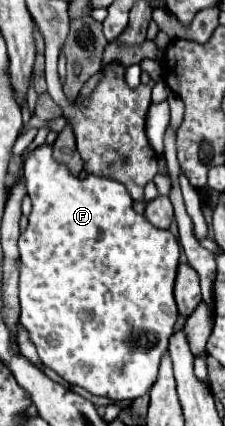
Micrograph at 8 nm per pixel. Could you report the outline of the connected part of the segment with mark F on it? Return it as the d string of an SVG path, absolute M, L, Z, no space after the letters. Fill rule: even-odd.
M42 145L36 151L30 153L30 157L24 163L24 177L26 177L26 191L32 199L32 213L28 217L28 227L22 231L18 239L18 249L20 249L20 307L22 307L22 317L20 323L28 331L30 341L34 343L40 361L56 371L62 379L66 379L72 385L84 387L96 397L108 397L112 401L132 401L142 397L152 383L156 381L158 375L158 365L168 349L168 339L172 335L174 323L178 319L178 309L174 301L174 281L176 281L176 271L180 263L180 247L176 237L170 231L156 229L150 221L146 221L144 215L138 215L132 209L132 197L128 195L126 187L110 177L102 175L82 175L82 179L74 173L64 163L58 163L52 157L52 147Z

